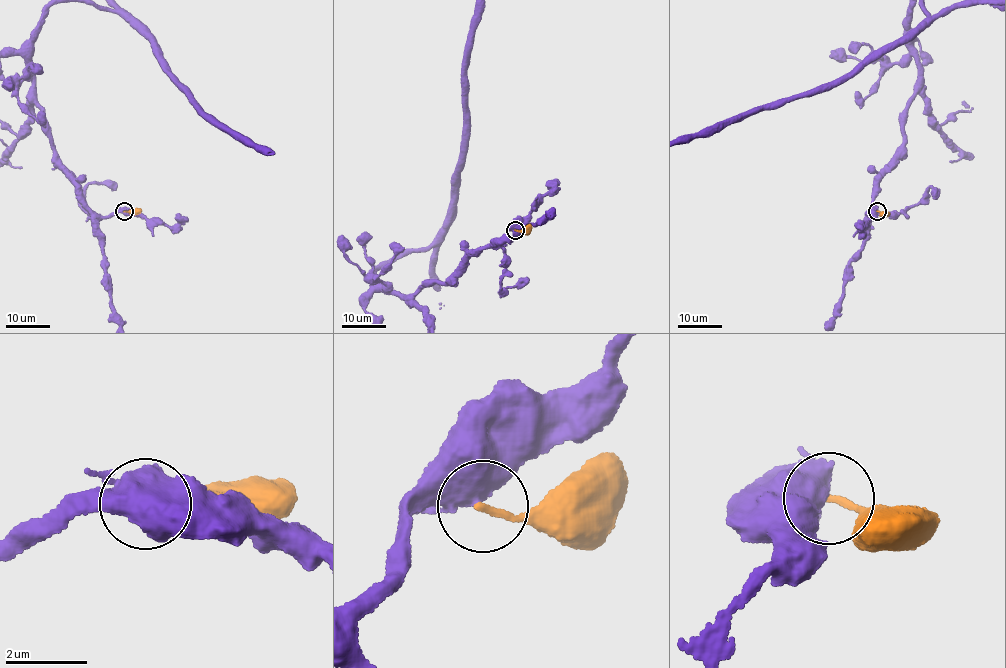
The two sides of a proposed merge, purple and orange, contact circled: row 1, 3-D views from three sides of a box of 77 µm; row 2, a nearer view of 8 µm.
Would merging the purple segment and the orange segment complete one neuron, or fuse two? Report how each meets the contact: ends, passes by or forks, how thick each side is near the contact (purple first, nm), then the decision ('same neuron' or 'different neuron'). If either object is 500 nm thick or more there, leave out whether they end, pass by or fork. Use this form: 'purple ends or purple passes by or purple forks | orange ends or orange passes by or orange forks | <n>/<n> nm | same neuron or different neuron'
550/160 nm | different neuron

